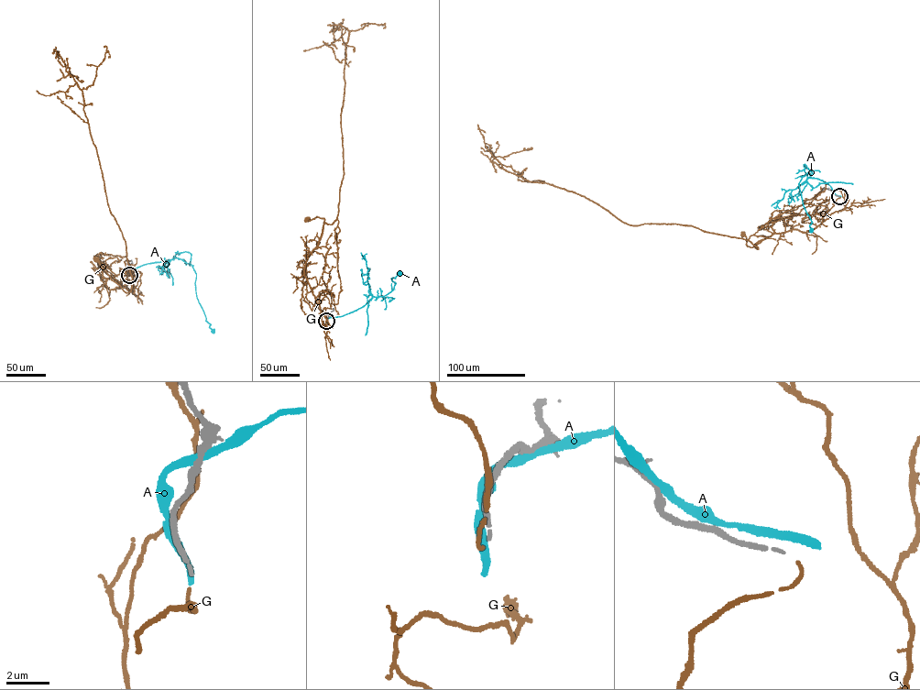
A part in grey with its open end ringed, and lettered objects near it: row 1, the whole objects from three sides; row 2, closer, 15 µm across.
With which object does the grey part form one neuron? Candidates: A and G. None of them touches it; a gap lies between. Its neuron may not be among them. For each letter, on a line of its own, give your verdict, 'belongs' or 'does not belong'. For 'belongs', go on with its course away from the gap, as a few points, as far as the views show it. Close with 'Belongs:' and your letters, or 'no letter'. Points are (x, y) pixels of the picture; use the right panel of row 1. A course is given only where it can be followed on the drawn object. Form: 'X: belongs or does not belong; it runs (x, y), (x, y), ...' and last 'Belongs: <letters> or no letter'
A: does not belong
G: belongs; it runs (840, 197), (827, 212), (828, 217), (811, 231), (774, 233), (750, 247), (742, 235)
Belongs: G

